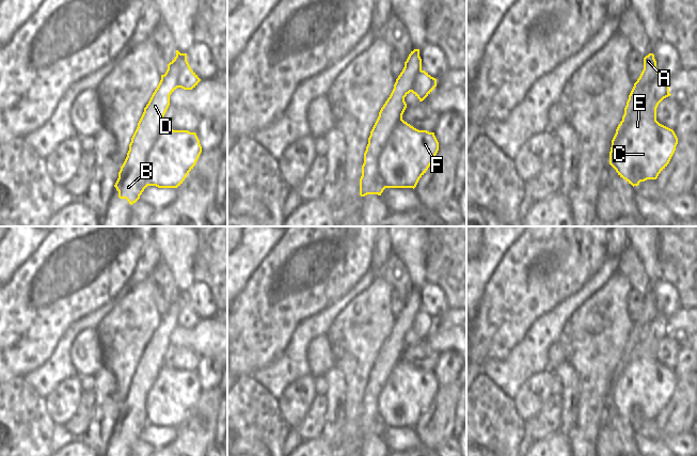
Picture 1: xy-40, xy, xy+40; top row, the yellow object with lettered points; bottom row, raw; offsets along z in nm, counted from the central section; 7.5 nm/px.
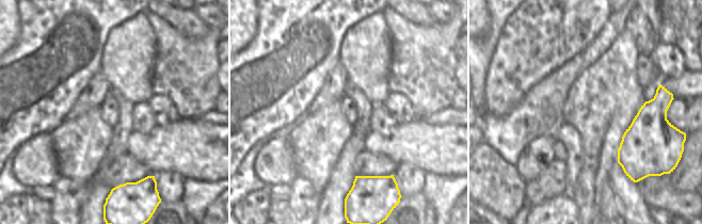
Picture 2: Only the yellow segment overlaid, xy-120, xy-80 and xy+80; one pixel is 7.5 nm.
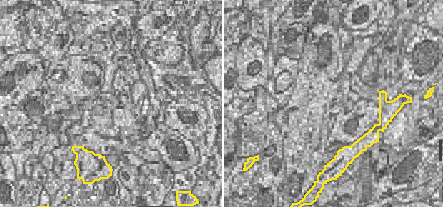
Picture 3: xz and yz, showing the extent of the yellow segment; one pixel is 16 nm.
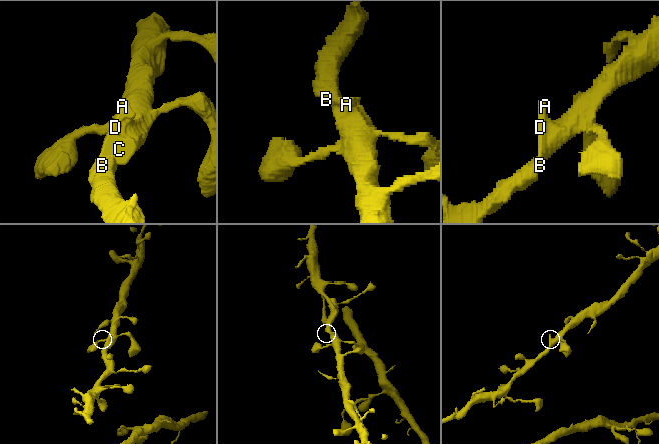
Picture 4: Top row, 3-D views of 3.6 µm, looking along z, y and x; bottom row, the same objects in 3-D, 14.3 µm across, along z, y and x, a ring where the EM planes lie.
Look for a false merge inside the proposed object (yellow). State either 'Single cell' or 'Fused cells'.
Single cell

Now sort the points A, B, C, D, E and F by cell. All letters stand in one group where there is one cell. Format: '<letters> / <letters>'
A B C D E F

